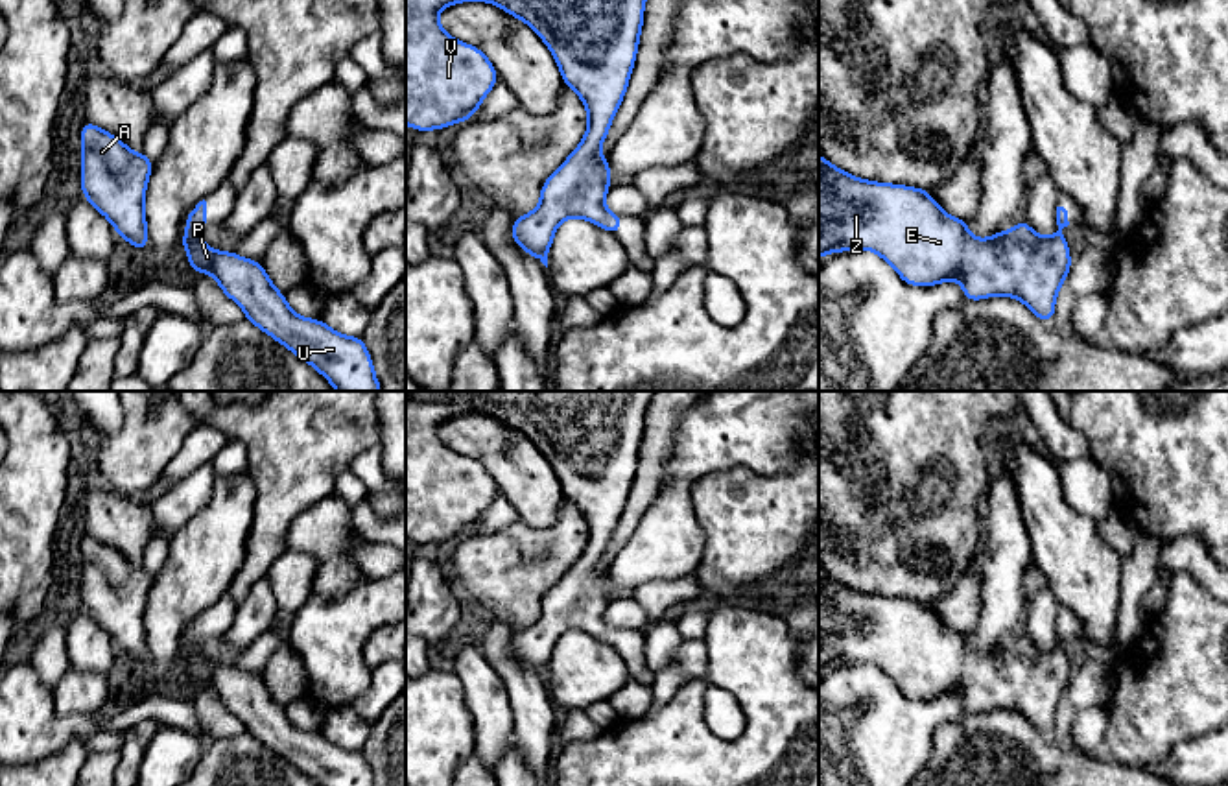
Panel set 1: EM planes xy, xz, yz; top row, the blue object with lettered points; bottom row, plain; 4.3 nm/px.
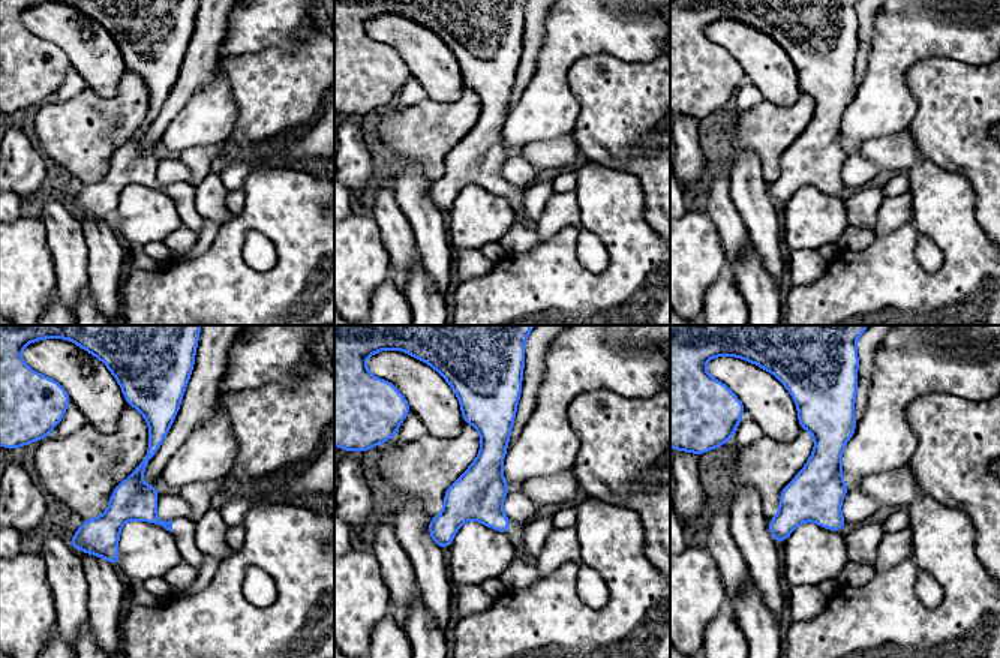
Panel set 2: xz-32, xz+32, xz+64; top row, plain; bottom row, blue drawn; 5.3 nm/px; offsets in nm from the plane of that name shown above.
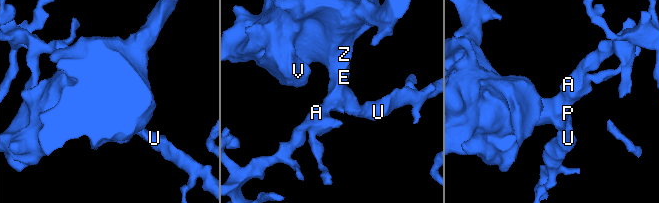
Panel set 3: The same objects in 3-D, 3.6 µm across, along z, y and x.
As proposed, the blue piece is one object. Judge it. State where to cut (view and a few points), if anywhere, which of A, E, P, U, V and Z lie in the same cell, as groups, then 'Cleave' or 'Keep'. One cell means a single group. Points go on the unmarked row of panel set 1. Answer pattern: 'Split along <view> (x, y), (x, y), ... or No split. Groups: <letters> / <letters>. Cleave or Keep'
No split. Groups: A E P U V Z. Keep

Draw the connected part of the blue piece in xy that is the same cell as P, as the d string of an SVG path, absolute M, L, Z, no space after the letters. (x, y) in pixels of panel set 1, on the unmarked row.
M203 613L190 624L179 661L188 664L192 685L216 690L223 707L245 723L245 734L254 736L319 786L374 786L361 749L343 749L321 732L295 727L258 673L210 662L199 649L207 638Z

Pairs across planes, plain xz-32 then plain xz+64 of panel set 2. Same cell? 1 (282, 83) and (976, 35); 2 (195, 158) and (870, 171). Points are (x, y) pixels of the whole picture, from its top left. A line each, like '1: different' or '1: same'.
1: different
2: different

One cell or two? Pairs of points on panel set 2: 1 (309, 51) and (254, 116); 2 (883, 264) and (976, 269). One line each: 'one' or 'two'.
1: one
2: one

